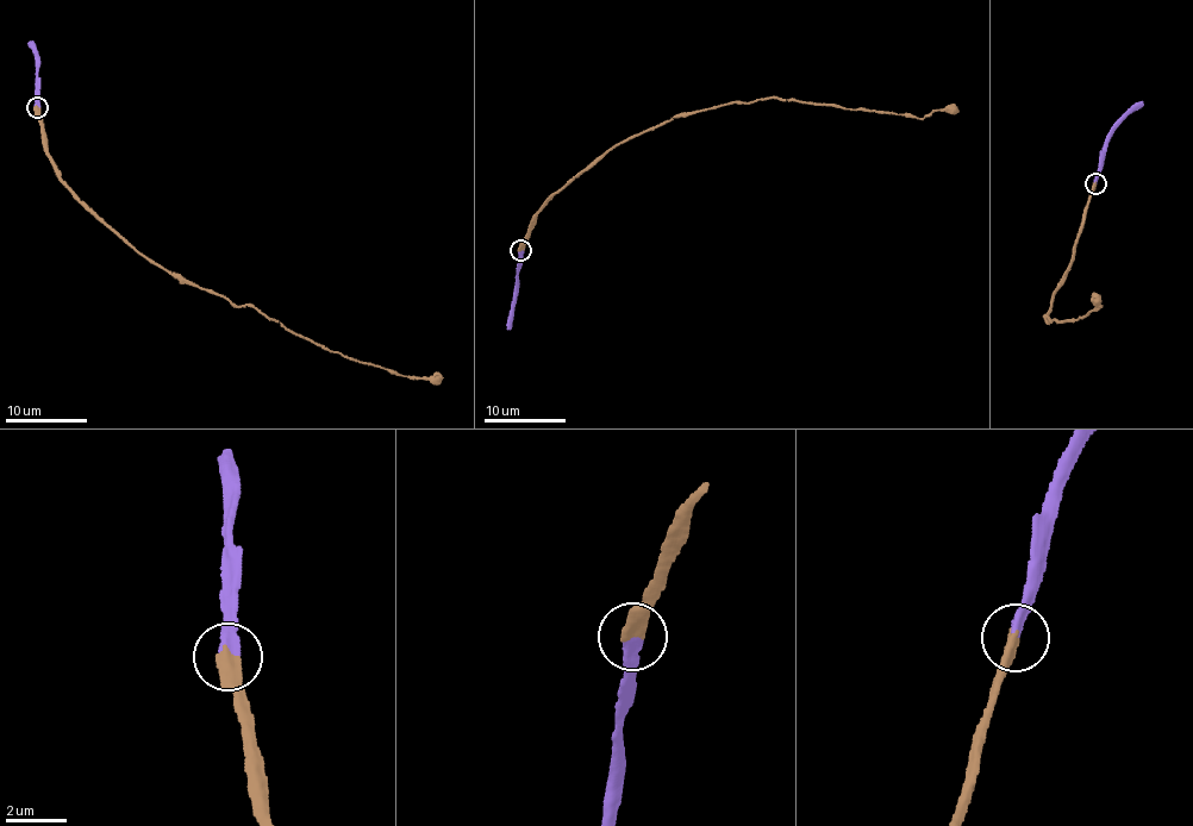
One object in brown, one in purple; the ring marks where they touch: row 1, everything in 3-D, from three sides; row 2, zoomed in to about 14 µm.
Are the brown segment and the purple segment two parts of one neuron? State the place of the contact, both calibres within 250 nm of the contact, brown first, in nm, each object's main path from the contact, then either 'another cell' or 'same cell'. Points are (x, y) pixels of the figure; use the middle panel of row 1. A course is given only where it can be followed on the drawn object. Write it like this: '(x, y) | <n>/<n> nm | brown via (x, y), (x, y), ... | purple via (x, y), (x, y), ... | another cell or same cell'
(520, 250) | 440/380 nm | brown via (522, 249), (533, 218), (551, 195), (613, 146), (674, 117), (773, 97), (920, 118), (935, 110), (959, 112) | purple via (522, 249), (507, 330) | same cell

